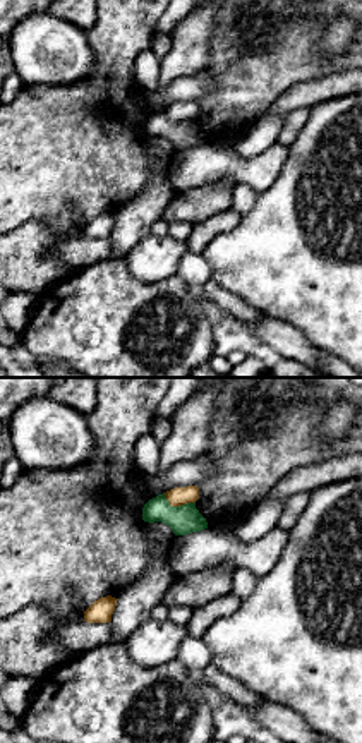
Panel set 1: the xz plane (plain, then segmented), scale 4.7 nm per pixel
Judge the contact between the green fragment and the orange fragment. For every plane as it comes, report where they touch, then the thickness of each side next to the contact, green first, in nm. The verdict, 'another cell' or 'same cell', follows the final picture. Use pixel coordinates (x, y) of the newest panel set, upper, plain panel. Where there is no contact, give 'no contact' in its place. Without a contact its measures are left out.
meets green at (177, 122); 140 nm thick on the green side, 90 nm on the other

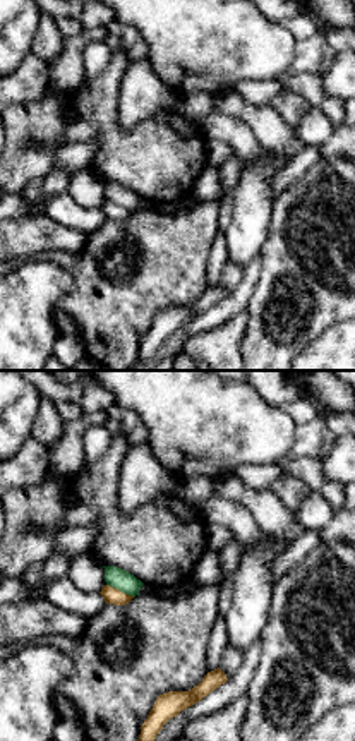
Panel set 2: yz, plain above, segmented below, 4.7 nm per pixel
meets green at (120, 206); 100 nm thick on the green side, 80 nm on the other

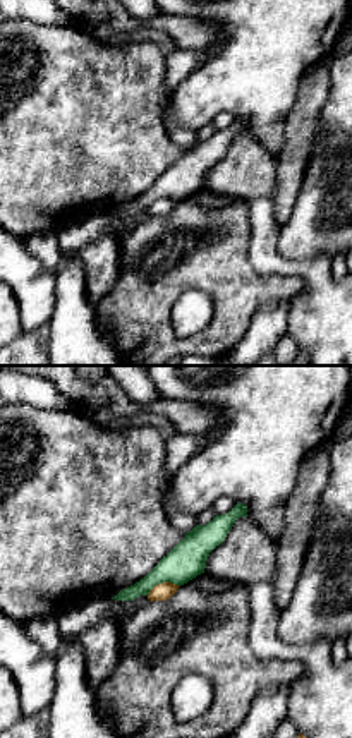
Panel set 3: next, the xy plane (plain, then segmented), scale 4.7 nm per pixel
meets green at (162, 198); 170 nm thick on the green side, 80 nm on the other

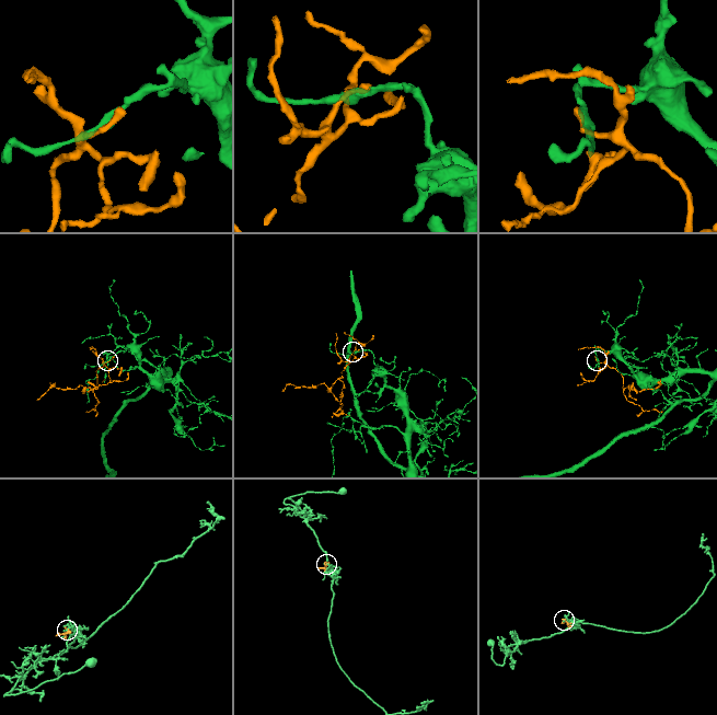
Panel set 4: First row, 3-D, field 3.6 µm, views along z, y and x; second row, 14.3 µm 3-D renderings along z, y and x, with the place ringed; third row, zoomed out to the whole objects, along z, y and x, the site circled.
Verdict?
another cell

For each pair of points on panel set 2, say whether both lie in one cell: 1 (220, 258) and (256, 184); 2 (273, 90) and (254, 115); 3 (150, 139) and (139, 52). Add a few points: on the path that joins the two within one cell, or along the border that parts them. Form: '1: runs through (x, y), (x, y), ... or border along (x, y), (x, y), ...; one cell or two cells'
1: border along (223, 232), (228, 259); two cells
2: border along (234, 88), (254, 105), (270, 105); two cells
3: border along (120, 47), (132, 60); two cells

